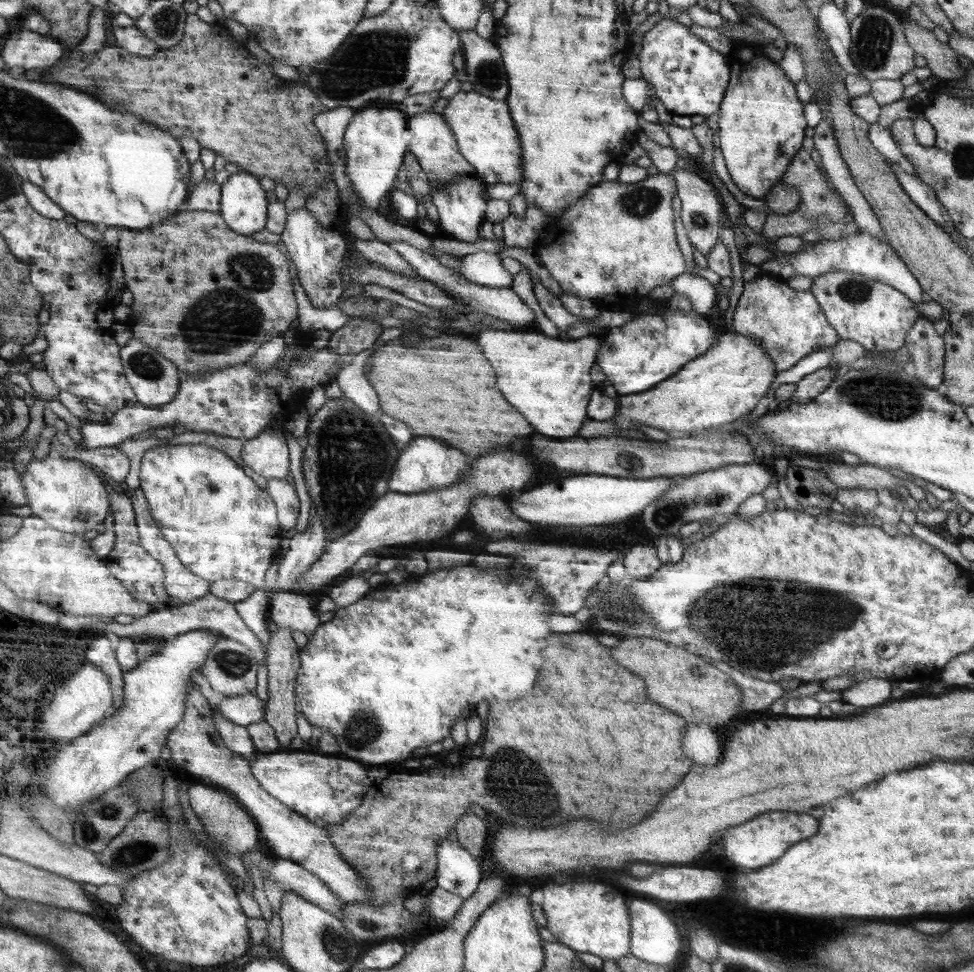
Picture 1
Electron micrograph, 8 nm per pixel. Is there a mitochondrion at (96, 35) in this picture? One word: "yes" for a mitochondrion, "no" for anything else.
no

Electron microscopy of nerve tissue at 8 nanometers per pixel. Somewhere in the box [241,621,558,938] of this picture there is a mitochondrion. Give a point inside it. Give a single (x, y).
(358, 733)

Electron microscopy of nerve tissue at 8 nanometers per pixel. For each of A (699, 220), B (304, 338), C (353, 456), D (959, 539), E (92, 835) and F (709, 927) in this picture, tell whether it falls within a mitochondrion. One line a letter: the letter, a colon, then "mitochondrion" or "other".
A: mitochondrion
B: other
C: mitochondrion
D: other
E: mitochondrion
F: other

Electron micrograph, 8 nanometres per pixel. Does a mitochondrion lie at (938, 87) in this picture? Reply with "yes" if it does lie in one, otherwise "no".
no

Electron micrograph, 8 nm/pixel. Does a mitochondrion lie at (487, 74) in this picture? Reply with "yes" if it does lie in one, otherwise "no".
yes

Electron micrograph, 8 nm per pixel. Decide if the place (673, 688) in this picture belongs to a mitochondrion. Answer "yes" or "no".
no

